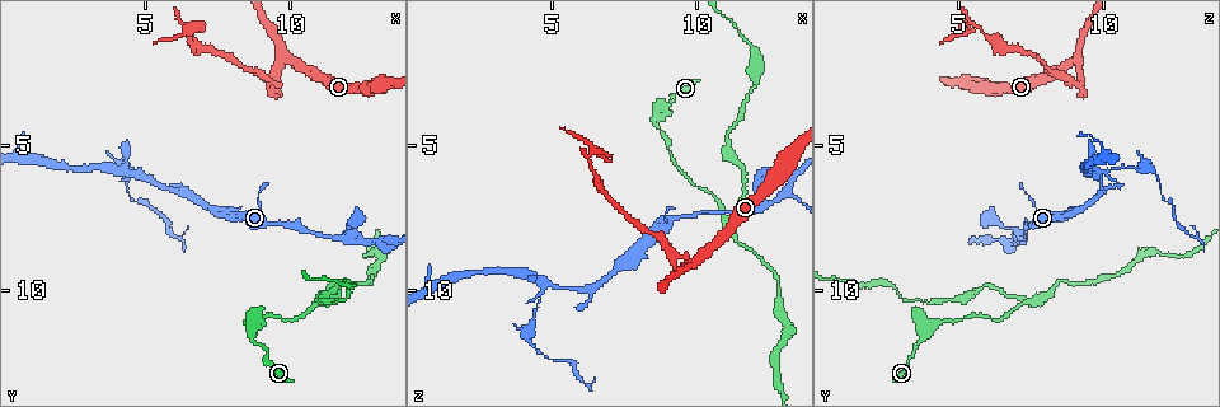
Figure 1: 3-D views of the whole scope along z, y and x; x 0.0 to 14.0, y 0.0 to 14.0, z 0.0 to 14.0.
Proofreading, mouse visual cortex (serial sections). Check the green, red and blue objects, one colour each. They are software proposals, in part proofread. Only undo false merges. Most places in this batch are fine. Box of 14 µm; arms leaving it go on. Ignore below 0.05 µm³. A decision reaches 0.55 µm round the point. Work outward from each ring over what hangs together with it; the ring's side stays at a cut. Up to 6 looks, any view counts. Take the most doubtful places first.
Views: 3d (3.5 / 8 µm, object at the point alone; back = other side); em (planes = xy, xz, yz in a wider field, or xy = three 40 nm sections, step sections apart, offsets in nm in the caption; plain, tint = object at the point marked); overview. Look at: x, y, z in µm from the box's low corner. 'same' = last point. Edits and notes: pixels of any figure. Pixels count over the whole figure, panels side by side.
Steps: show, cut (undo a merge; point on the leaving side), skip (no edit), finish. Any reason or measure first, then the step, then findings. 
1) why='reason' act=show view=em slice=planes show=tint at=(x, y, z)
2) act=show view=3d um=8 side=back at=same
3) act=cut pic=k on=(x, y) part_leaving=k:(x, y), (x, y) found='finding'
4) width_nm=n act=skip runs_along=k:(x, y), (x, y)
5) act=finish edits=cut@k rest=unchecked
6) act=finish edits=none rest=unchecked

why='thin arm on a thick one' act=show view=3d um=3.5 at=(4.9, 6.0, 9.7)

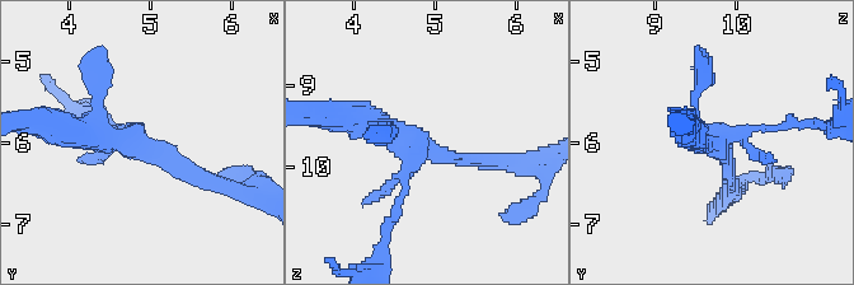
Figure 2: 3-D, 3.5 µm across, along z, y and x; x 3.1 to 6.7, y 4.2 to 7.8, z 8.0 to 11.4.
act=show view=em slice=xy step=3 show=tint at=(4.85, 6.05, 9.80)

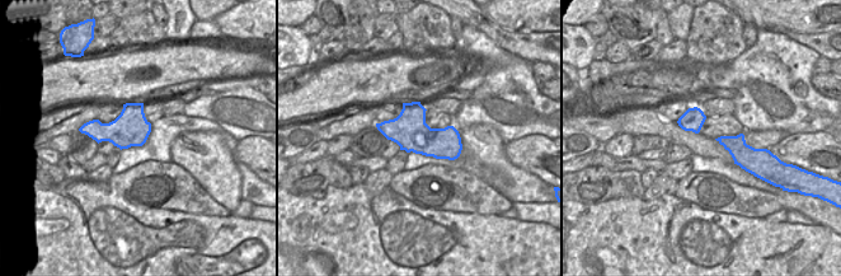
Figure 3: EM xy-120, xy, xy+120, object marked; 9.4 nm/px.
act=skip runs_along=2:(206, 183), (163, 152), (61, 129) found='continuous, no second cell'

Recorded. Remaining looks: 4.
why='abrupt turn' act=show view=3d um=3.5 at=(4.4, 6.6, 11.9)

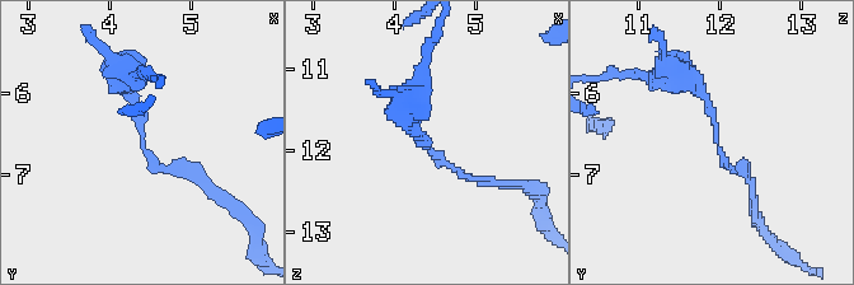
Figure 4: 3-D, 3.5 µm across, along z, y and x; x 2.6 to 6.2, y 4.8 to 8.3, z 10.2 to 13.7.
arm_widths_nm=100,300 act=show view=em slice=xy step=5 show=tint at=(4.40, 6.50, 11.95)

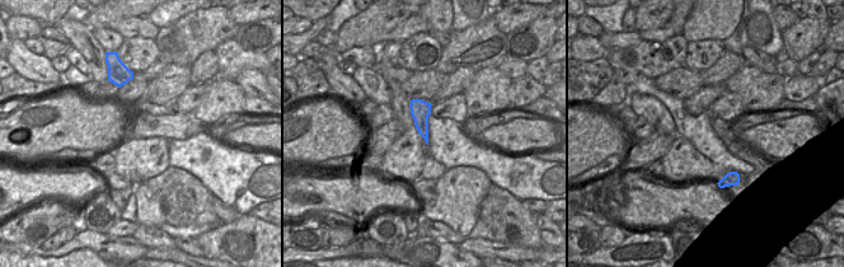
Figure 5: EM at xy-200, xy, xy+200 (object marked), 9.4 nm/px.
why='another direction' act=show view=em slice=xy step=2 show=tint at=same

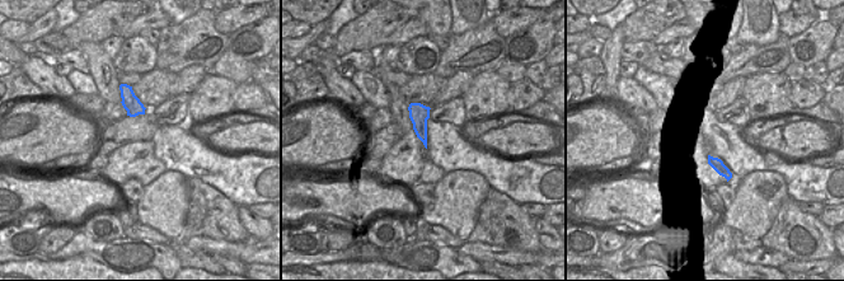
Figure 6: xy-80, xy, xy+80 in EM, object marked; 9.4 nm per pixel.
act=cut pic=4 on=(149, 154) part_leaving=4:(708, 103), (718, 150), (750, 181) found='two cells meet here'

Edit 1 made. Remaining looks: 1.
act=finish edits=cut@4 rest=unchecked

